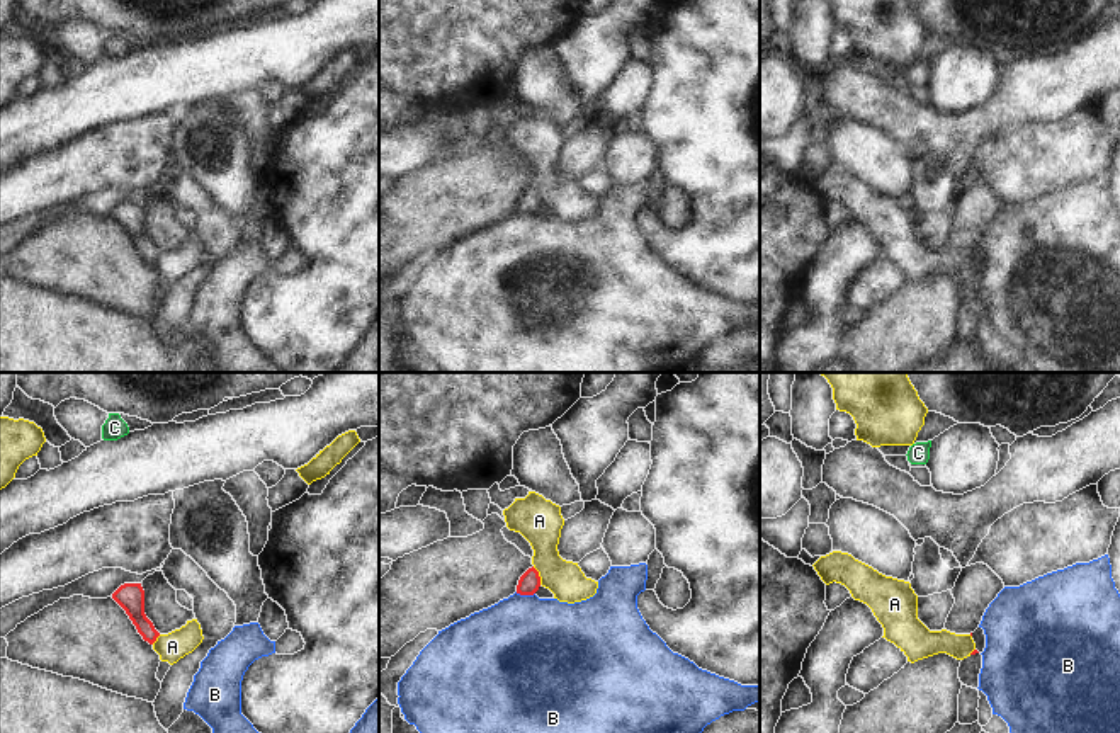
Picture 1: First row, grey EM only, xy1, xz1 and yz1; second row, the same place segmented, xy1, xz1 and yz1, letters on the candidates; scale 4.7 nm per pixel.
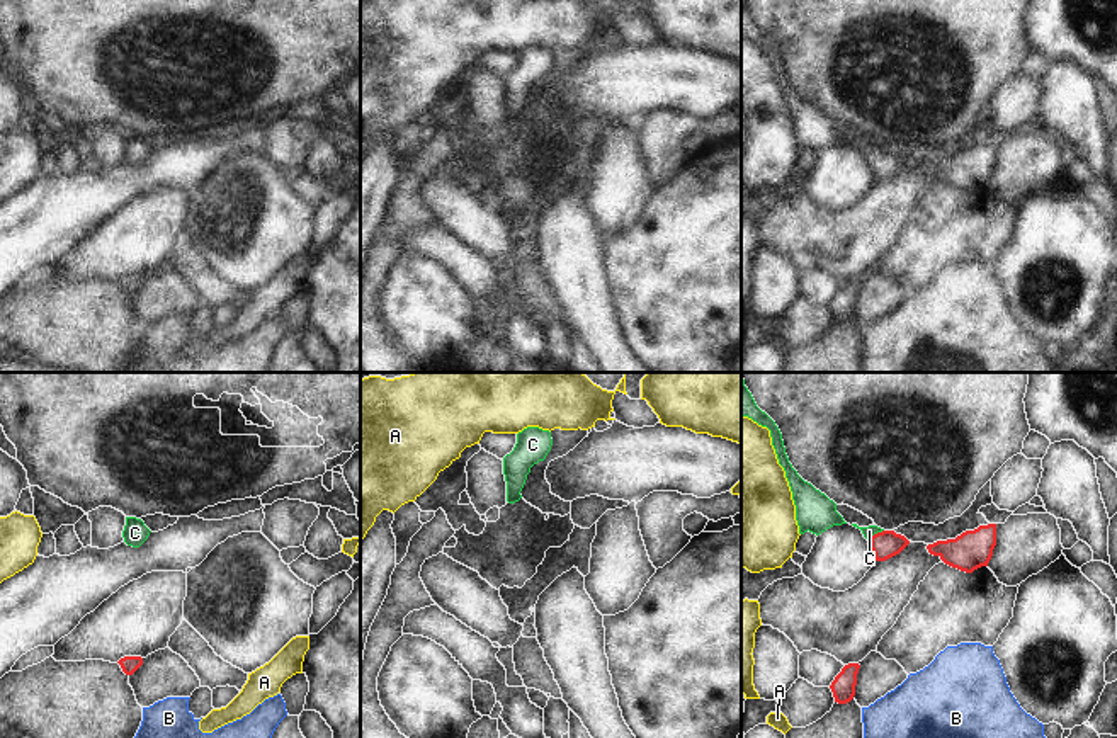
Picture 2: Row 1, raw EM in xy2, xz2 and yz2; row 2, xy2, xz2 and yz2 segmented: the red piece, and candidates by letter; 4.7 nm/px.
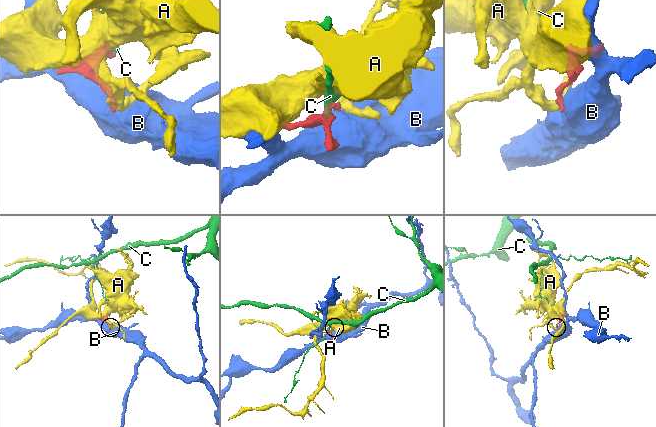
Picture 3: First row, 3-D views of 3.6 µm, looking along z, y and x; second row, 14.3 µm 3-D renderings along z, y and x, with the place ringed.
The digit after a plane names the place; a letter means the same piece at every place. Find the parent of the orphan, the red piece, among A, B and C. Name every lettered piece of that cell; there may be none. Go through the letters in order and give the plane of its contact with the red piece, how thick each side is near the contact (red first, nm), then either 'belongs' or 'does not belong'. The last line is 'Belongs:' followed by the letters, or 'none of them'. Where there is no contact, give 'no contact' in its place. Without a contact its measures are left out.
A: meets red in xz1; 100 nm thick on the red side, 200 nm on the other; does not belong
B: meets red in xz1; 100 nm thick on the red side, 480 nm on the other; does not belong
C: meets red in yz2; 130 nm thick on the red side, 50 nm on the other; belongs
Belongs: C

